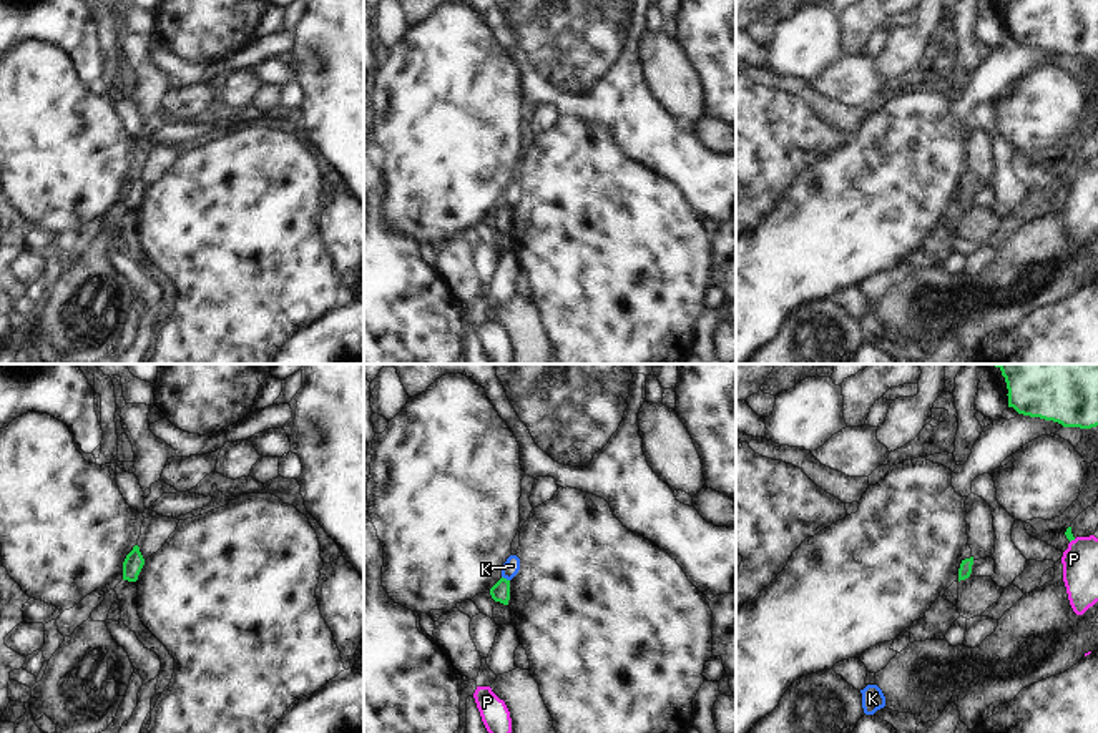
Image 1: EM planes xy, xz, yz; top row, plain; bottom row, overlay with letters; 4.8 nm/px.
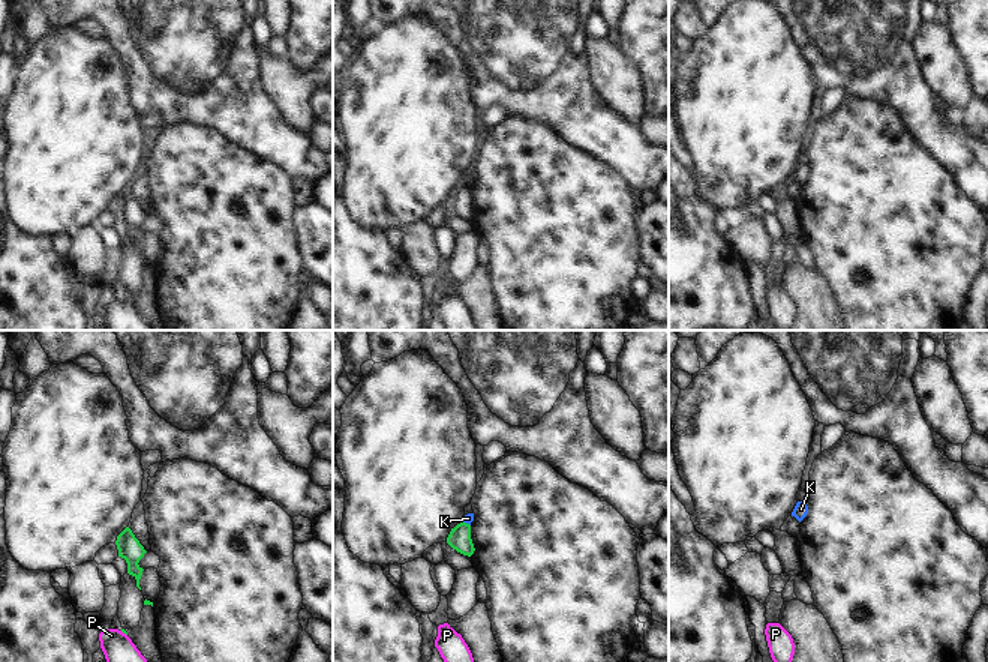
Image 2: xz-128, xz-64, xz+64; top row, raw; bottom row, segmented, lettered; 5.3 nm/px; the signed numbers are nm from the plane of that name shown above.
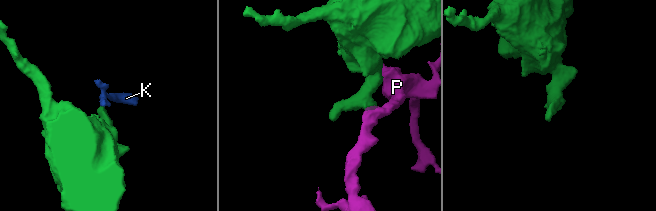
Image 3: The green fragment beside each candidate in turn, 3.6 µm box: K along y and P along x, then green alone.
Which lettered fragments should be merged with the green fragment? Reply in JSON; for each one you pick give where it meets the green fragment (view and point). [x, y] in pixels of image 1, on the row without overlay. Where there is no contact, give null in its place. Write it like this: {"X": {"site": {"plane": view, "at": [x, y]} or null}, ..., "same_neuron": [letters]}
{"same_neuron": []}

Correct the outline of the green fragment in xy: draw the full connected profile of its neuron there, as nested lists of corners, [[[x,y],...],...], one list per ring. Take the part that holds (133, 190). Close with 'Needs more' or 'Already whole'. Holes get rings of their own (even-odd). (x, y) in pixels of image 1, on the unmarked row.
[[[135,173],[123,189],[123,208],[136,209],[143,193],[145,186],[140,180],[140,175]]]. Already whole

